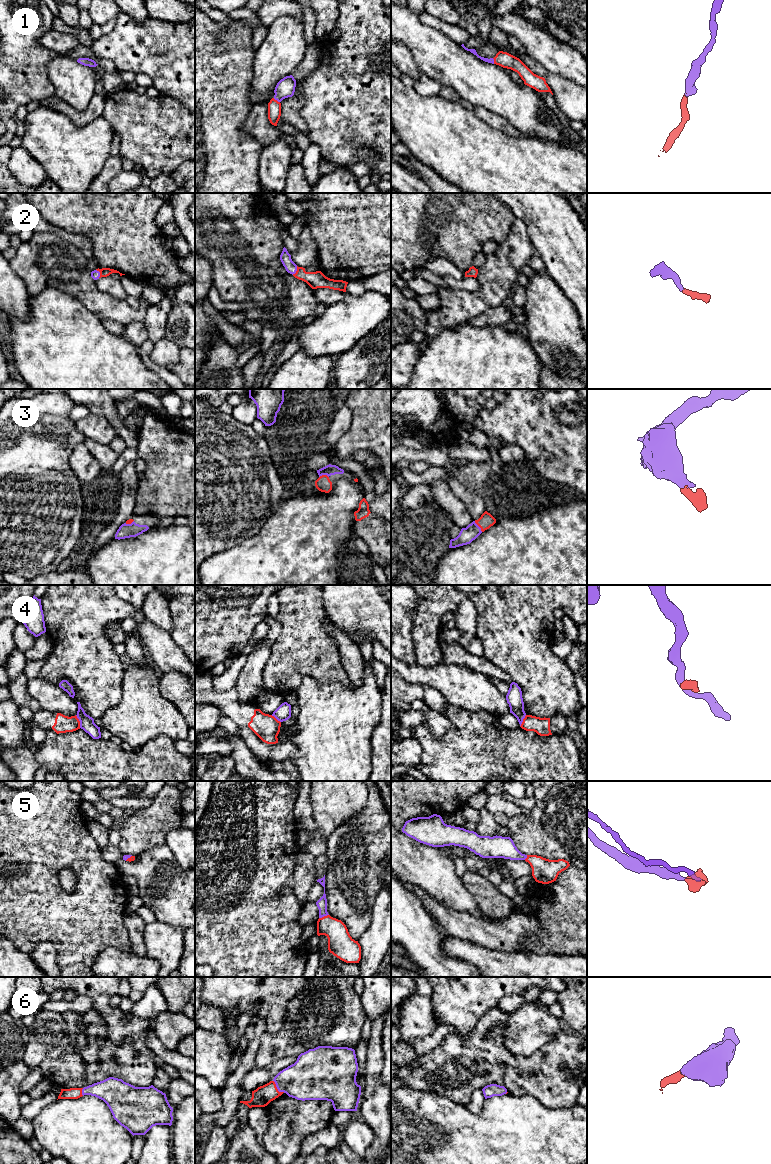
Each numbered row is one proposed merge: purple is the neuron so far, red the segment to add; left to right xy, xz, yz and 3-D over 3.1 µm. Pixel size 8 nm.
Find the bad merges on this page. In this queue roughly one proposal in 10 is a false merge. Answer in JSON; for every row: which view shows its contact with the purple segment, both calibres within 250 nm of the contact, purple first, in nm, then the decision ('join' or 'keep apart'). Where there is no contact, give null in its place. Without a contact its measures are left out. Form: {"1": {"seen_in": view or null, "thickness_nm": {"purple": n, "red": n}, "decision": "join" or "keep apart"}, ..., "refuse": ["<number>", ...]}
{"1": {"seen_in": "xz", "thickness_nm": {"purple": 150, "red": 110}, "decision": "join"}, "2": {"seen_in": "xz", "thickness_nm": {"purple": 90, "red": 130}, "decision": "join"}, "3": {"seen_in": "yz", "thickness_nm": {"purple": 120, "red": 120}, "decision": "join"}, "4": {"seen_in": "xy", "thickness_nm": {"purple": 110, "red": 140}, "decision": "keep apart"}, "5": {"seen_in": "xz", "thickness_nm": {"purple": 80, "red": 200}, "decision": "join"}, "6": {"seen_in": "xz", "thickness_nm": {"purple": 320, "red": 160}, "decision": "join"}, "refuse": ["4"]}

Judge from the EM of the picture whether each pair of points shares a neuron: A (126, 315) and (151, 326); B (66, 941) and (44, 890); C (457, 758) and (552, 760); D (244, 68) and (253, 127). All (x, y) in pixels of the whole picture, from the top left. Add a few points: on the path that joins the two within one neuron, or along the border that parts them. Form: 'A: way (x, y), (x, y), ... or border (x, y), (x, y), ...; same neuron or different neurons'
A: border (150, 305), (142, 321); different neurons
B: way (66, 928), (44, 903); same neuron
C: way (481, 761), (528, 761); same neuron
D: border (252, 107), (241, 128), (244, 133); different neurons

